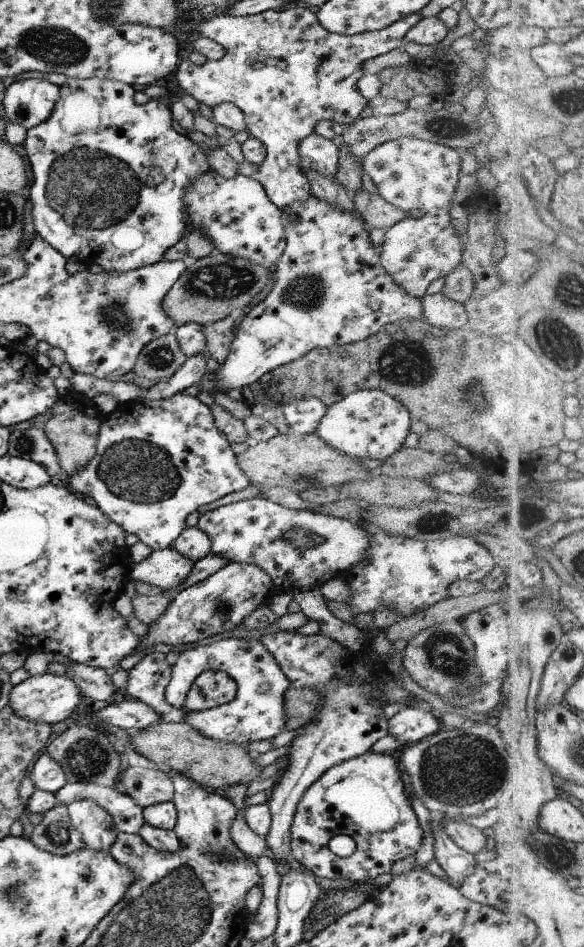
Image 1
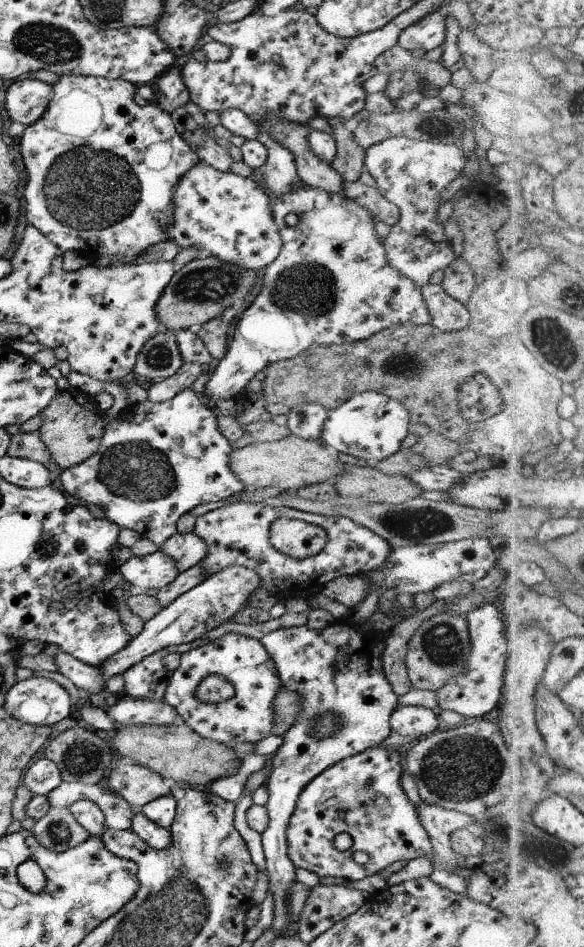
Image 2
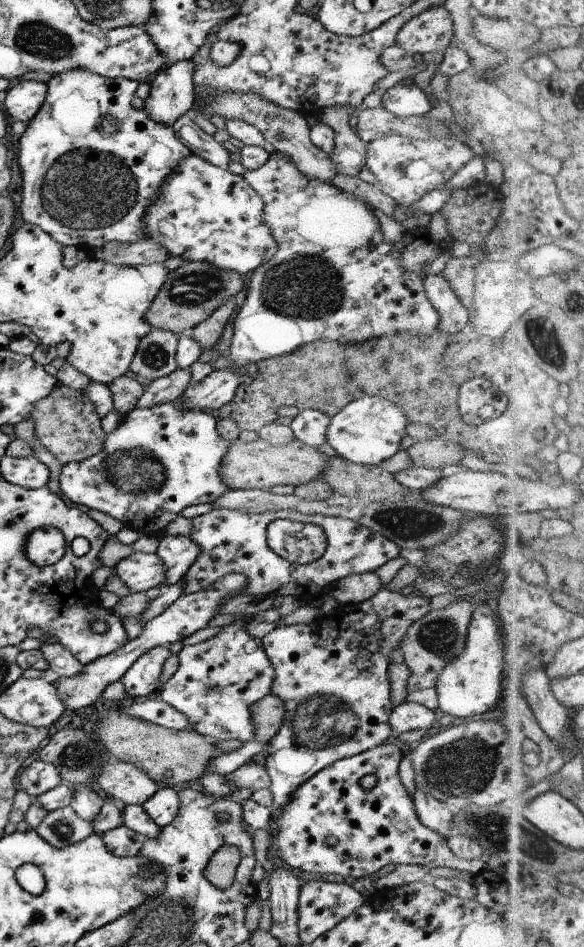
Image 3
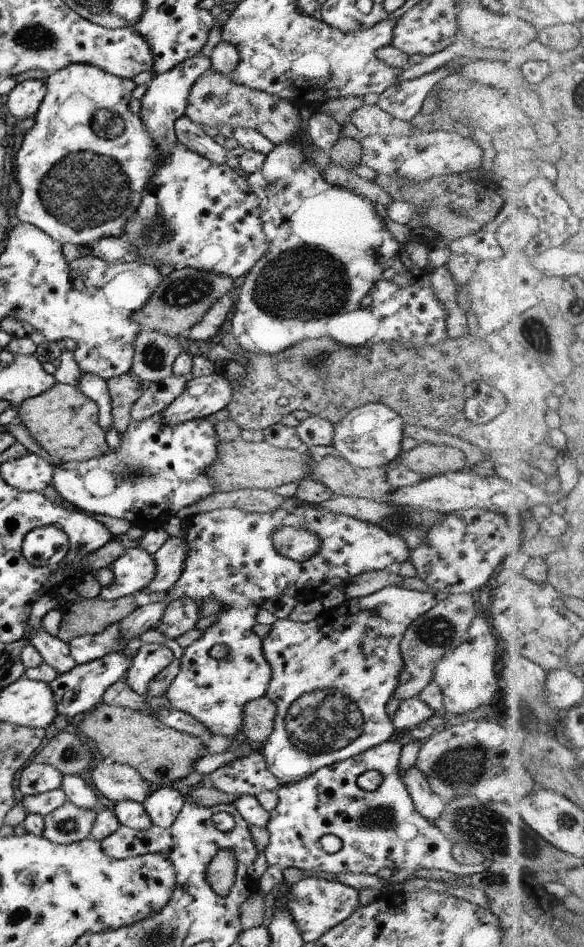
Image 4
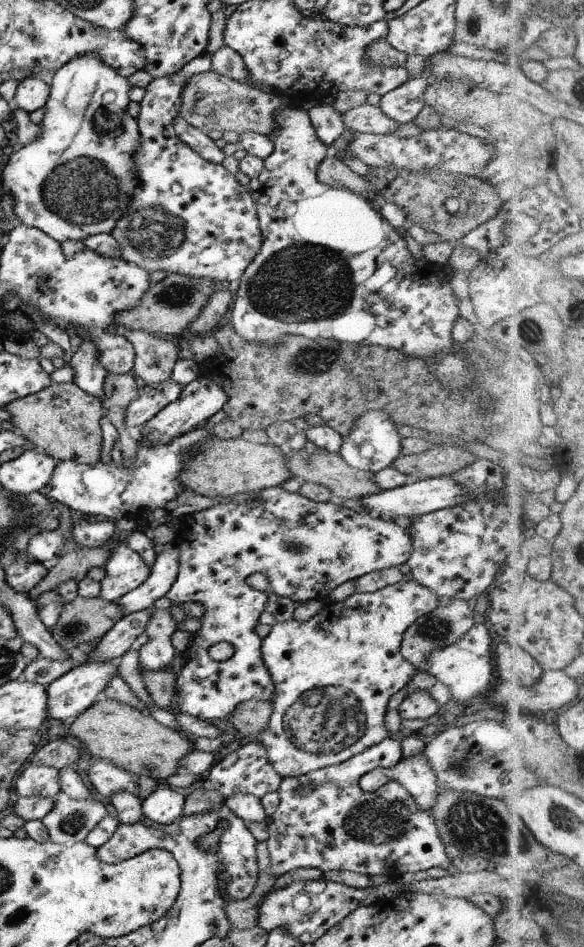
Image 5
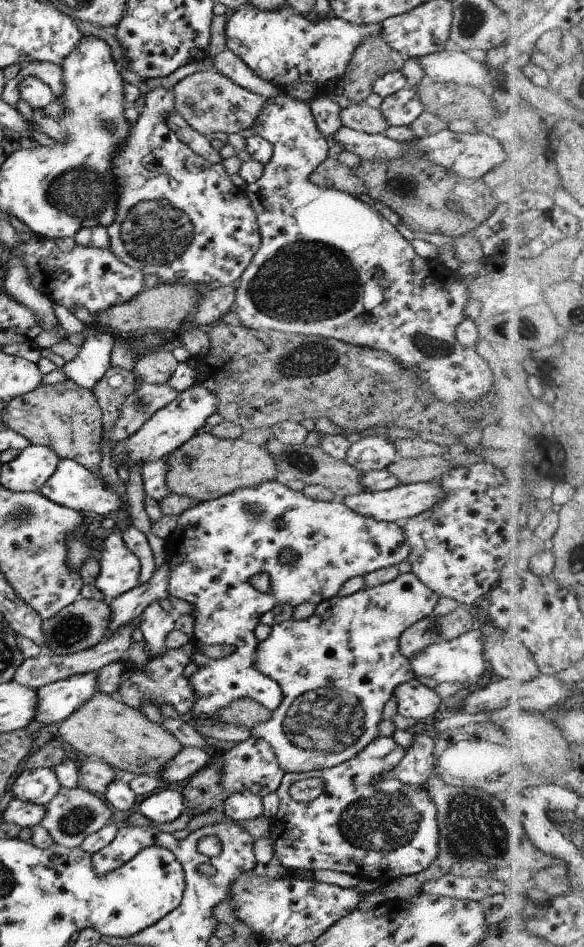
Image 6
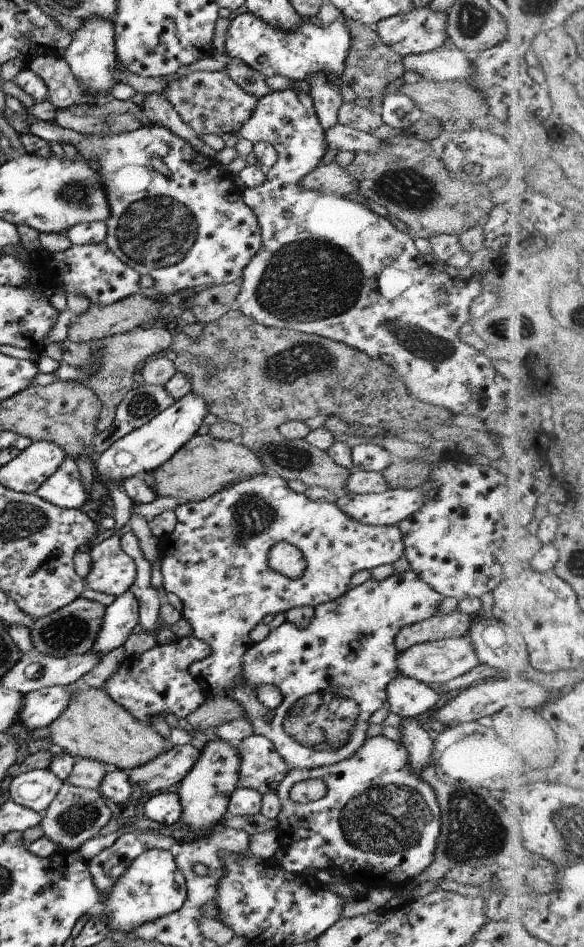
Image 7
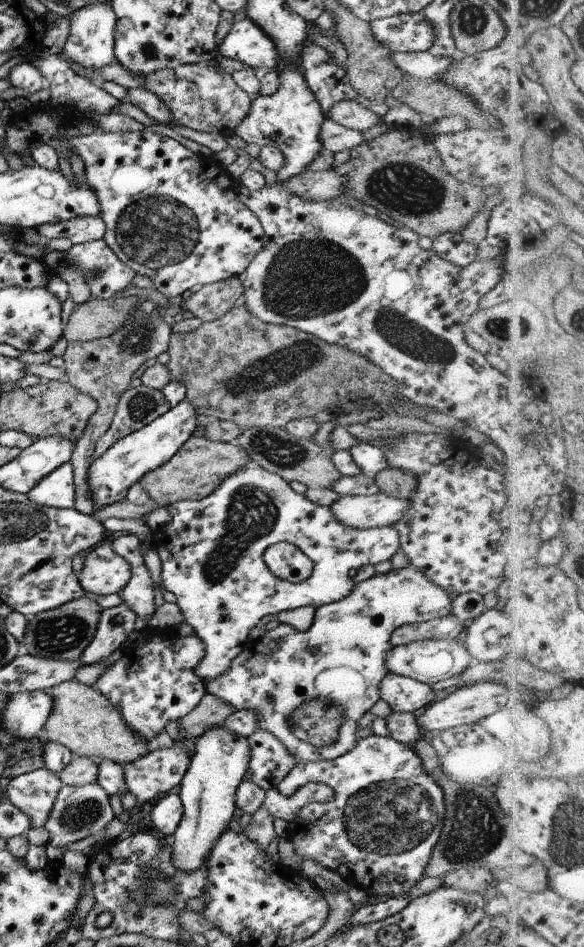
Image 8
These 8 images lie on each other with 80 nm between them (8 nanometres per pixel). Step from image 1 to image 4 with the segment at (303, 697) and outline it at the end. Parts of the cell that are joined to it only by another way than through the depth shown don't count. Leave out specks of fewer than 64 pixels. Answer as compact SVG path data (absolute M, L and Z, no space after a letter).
M265 696L248 701L242 707L242 732L251 745L261 745L272 732L275 706Z

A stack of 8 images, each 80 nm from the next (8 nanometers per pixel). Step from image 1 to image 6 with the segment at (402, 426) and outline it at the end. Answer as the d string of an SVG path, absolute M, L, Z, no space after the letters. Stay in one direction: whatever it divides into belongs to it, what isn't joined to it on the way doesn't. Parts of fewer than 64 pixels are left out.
M381 437L350 438L344 461L360 473L380 471L393 462L396 450L391 441Z

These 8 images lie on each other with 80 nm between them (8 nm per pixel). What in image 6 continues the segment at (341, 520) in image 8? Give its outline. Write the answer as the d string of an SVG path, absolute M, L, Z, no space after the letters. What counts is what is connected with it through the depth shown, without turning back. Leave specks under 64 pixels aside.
M429 481L428 483L397 484L397 486L386 491L363 490L354 495L344 496L341 503L365 518L394 523L397 520L405 520L405 518L416 516L417 513L423 512L434 505L440 498L441 492L438 482Z

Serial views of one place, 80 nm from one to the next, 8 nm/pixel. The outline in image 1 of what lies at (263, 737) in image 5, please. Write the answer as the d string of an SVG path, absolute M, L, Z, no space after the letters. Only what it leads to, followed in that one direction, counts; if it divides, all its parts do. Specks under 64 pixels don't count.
M284 629L261 635L259 640L273 656L291 688L313 689L321 700L321 706L314 710L303 726L296 729L293 740L286 745L288 749L282 761L282 773L266 800L271 820L263 839L273 853L271 860L281 878L288 872L285 856L290 851L289 829L303 791L331 766L369 751L379 738L388 734L388 728L381 714L384 706L376 683L380 670L358 657L359 654L369 654L366 641L361 651L353 652L323 633L301 635Z

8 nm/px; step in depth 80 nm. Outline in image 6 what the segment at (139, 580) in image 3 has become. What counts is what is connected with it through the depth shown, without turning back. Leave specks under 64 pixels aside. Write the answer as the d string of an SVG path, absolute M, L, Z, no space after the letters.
M113 528L101 544L94 558L99 571L91 584L104 593L106 602L138 585L140 571L138 558L125 548L122 532Z

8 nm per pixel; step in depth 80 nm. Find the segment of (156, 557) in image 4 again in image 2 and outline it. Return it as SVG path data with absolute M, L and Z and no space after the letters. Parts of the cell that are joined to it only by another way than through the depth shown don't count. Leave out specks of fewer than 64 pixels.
M175 532L158 549L174 562L179 573L197 565L206 555L205 543L193 532Z

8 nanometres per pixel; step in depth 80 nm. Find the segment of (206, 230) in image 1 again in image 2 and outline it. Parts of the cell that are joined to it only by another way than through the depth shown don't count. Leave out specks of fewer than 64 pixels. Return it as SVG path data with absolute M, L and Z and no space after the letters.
M197 161L191 168L189 168L189 170L187 170L187 172L185 172L185 174L183 174L183 176L180 176L172 188L172 226L165 231L165 236L167 241L174 242L179 250L193 247L202 255L211 255L225 264L234 264L239 268L256 272L260 272L266 264L275 260L282 245L277 227L270 216L268 196L265 194L264 190L249 177L241 177L229 171L221 172L201 161Z

